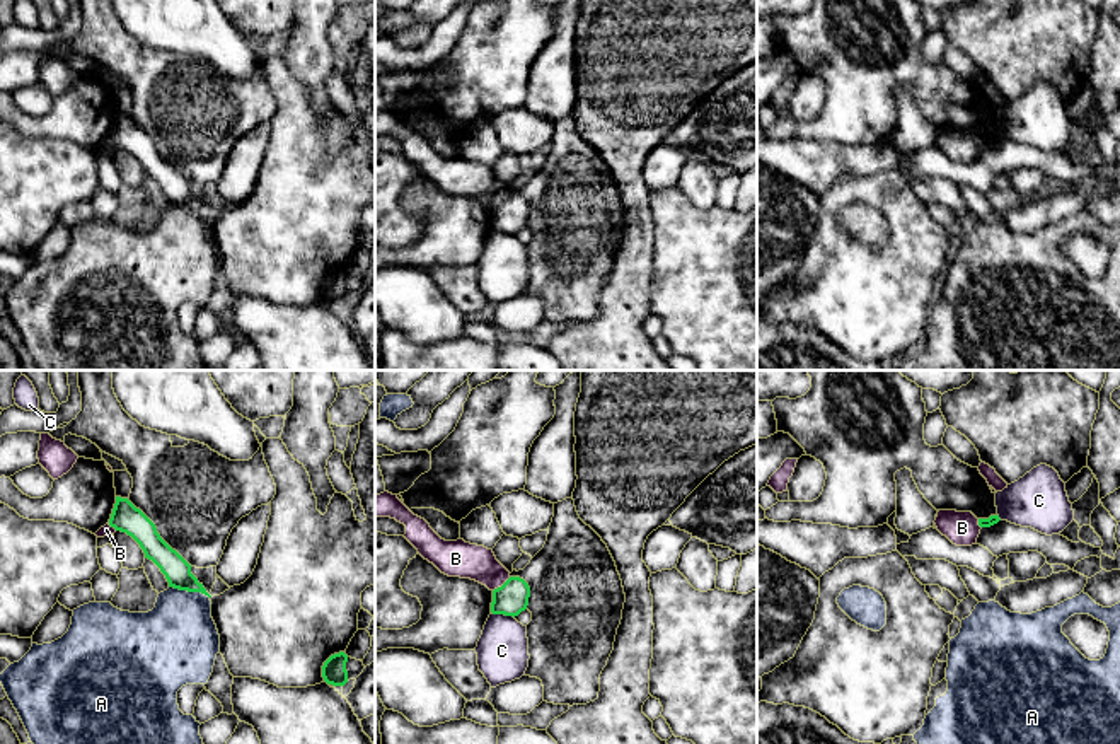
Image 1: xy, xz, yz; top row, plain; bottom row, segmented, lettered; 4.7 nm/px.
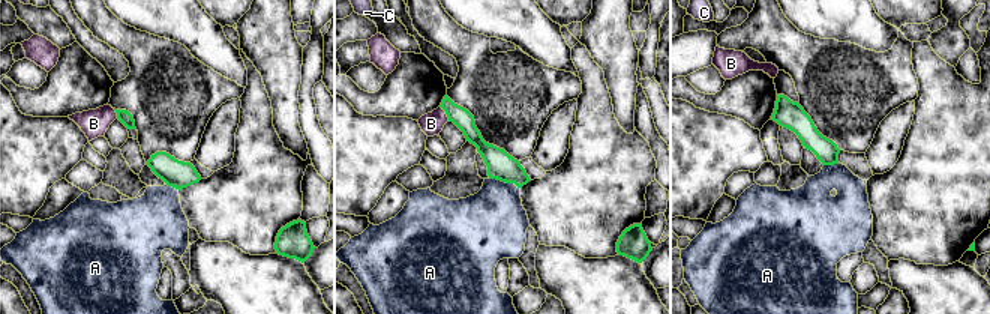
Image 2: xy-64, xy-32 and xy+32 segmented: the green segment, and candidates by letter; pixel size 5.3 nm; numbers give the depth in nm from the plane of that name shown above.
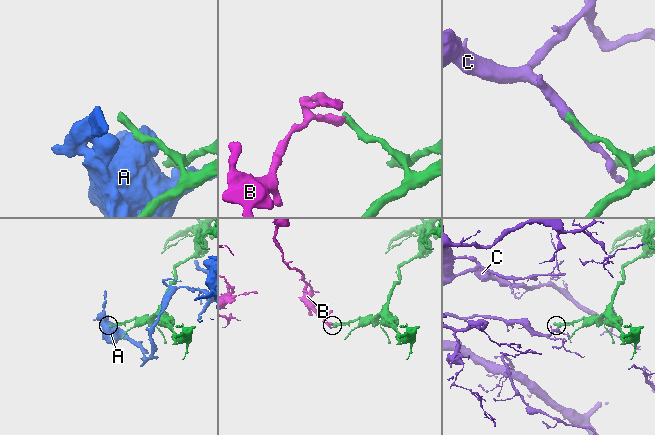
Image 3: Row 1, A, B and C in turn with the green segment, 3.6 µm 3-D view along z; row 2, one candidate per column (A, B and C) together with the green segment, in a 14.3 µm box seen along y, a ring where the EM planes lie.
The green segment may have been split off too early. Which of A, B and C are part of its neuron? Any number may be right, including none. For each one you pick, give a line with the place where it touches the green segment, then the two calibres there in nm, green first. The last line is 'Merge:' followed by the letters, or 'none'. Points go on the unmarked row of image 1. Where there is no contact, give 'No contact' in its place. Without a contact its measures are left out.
Merge: none

